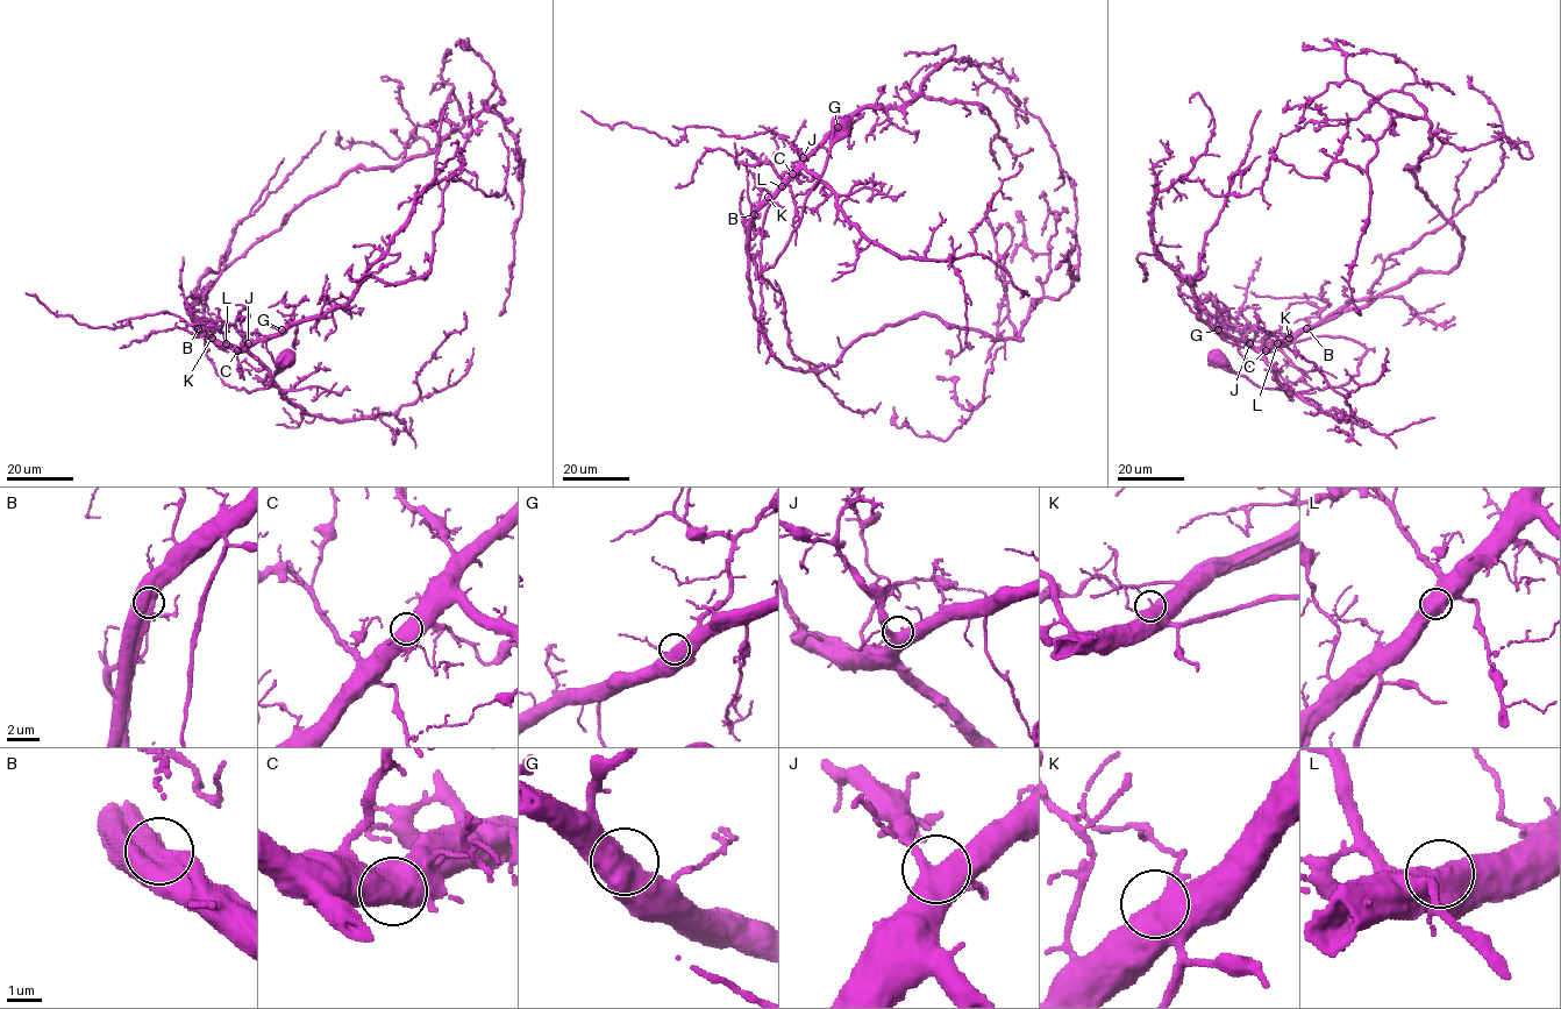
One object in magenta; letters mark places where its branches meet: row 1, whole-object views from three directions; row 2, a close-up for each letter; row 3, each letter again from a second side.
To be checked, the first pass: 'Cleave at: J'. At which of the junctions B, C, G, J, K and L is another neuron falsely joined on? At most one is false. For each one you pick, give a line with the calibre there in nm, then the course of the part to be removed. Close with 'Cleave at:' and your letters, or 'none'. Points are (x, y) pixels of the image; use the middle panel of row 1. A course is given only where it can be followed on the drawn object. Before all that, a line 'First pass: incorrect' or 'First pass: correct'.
First pass: incorrect
Cleave at: none

